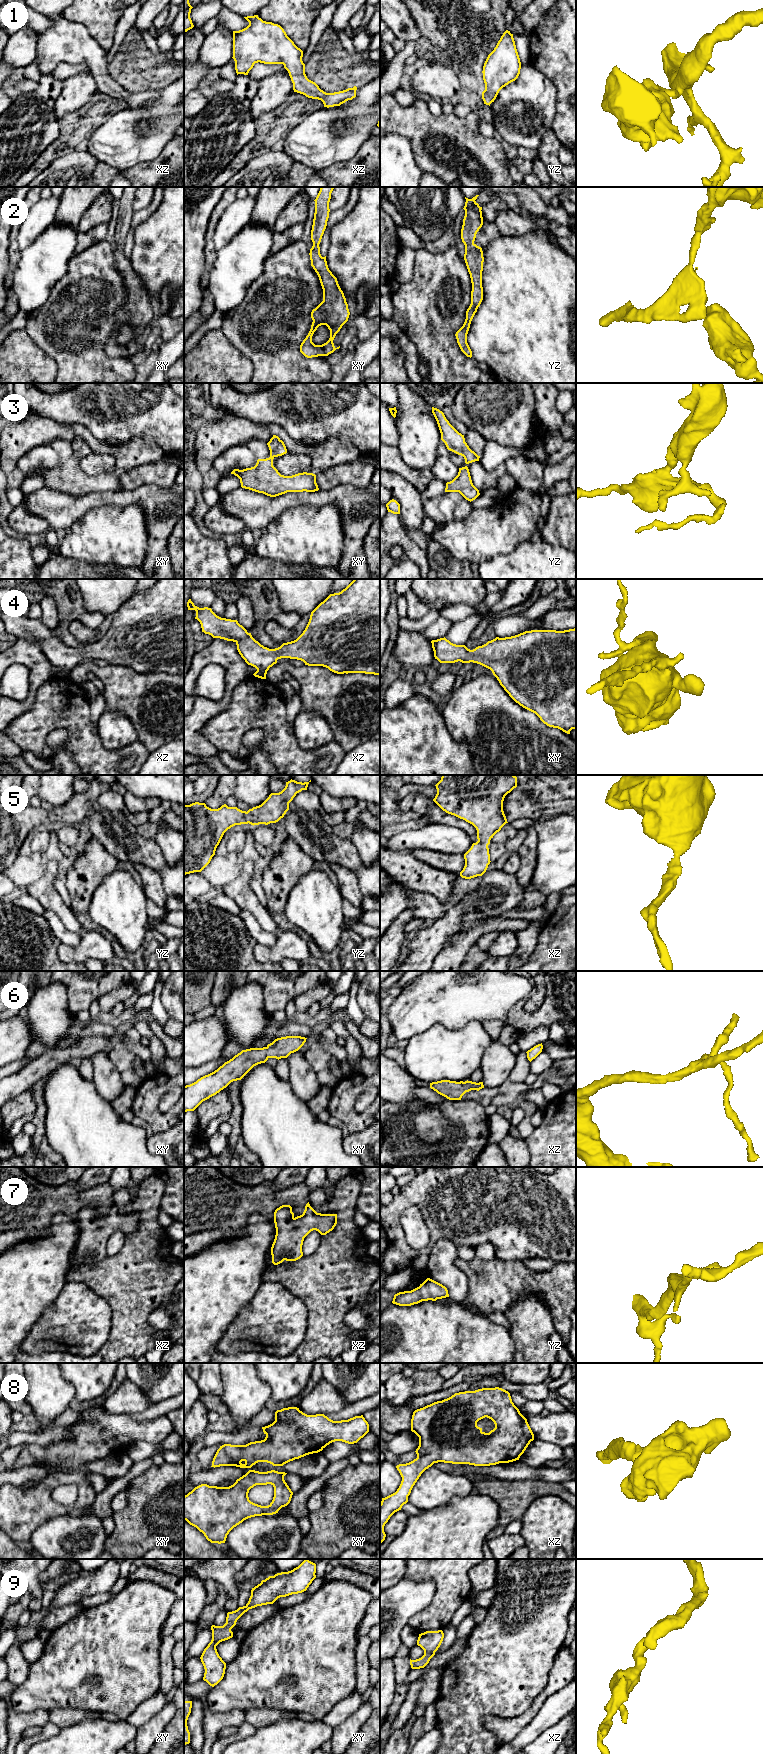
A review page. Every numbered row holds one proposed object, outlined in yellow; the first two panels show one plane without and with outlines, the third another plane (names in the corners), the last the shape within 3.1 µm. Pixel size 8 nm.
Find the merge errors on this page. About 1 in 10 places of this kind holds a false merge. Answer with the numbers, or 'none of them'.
none of them

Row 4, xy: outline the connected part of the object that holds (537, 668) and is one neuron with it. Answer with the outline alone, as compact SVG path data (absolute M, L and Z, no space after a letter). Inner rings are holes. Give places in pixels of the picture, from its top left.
M576 628L564 631L531 630L511 637L496 637L495 639L488 641L486 644L478 646L473 650L468 649L465 645L453 644L445 637L437 640L432 640L431 643L434 651L434 657L440 663L455 663L460 661L462 663L473 662L480 664L492 671L493 675L497 678L500 685L516 703L518 703L523 708L535 713L544 724L549 727L558 728L567 734L570 734L570 731L572 729L576 729Z

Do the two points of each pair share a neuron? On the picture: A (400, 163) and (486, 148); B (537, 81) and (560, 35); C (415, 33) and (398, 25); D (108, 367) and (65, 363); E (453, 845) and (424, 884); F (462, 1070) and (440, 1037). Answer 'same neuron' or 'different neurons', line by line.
A: different neurons
B: different neurons
C: same neuron
D: same neuron
E: different neurons
F: same neuron

